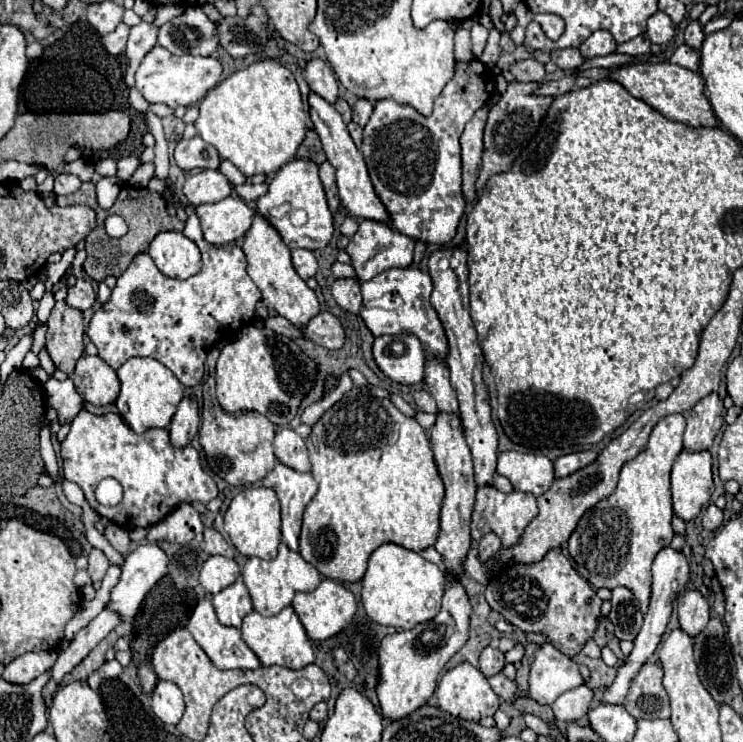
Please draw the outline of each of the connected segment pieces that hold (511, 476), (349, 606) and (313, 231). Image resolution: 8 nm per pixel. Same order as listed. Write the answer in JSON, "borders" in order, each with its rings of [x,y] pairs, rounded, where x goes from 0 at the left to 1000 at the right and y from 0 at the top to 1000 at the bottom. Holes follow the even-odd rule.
{"borders":[[[[677,608],[669,621],[669,637],[682,643],[693,662],[731,667],[744,651],[744,624],[728,611]]],[[[435,780],[432,788],[419,799],[400,799],[392,815],[394,815],[397,826],[402,829],[408,845],[413,850],[413,858],[421,864],[437,864],[443,858],[454,856],[472,840],[475,829],[480,826],[478,802],[451,780]]],[[[394,214],[386,222],[381,222],[370,233],[370,239],[365,241],[359,260],[346,268],[346,287],[354,295],[359,295],[373,309],[373,314],[378,317],[381,327],[389,336],[397,336],[397,333],[408,333],[408,336],[416,336],[416,338],[435,336],[445,325],[445,319],[448,319],[448,290],[443,284],[443,276],[440,276],[440,268],[437,268],[437,257],[432,252],[427,222],[419,214]],[[384,271],[392,274],[392,284],[397,284],[397,282],[413,284],[413,301],[410,303],[397,306],[392,301],[389,290],[384,290],[381,295],[367,295],[362,290],[362,282],[365,279],[373,279],[373,276],[378,276]]]]}

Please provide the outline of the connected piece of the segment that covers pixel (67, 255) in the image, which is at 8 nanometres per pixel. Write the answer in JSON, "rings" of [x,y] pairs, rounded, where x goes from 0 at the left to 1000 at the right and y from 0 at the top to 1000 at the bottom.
{"rings":[[[90,336],[90,338],[85,341],[85,349],[82,349],[79,354],[66,354],[66,357],[63,357],[63,371],[66,371],[66,376],[63,376],[63,381],[61,381],[61,395],[66,395],[69,387],[82,376],[82,371],[96,360],[98,346],[101,346],[101,336]]]}

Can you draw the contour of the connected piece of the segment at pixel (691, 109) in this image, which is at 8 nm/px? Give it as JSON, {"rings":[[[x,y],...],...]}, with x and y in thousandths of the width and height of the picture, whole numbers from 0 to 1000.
{"rings":[[[900,82],[895,85],[857,85],[847,90],[836,90],[822,98],[825,109],[833,109],[852,131],[865,133],[871,142],[884,147],[890,155],[895,155],[903,163],[925,166],[930,171],[965,171],[965,160],[960,155],[957,139],[949,128],[949,109],[941,98],[906,88]]]}

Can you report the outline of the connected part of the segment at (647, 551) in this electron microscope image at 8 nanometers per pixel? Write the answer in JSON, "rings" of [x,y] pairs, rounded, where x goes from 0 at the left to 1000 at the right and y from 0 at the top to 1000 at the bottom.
{"rings":[[[906,557],[892,562],[876,581],[876,589],[868,605],[849,621],[836,629],[830,659],[809,673],[798,686],[793,686],[777,705],[769,726],[766,726],[766,748],[777,759],[779,775],[785,775],[801,791],[828,794],[830,788],[844,791],[860,810],[863,823],[871,823],[873,805],[876,805],[876,759],[882,748],[895,740],[906,726],[906,681],[903,681],[903,656],[900,656],[900,637],[908,616],[919,608],[919,581],[922,581],[922,562],[917,557]]]}

